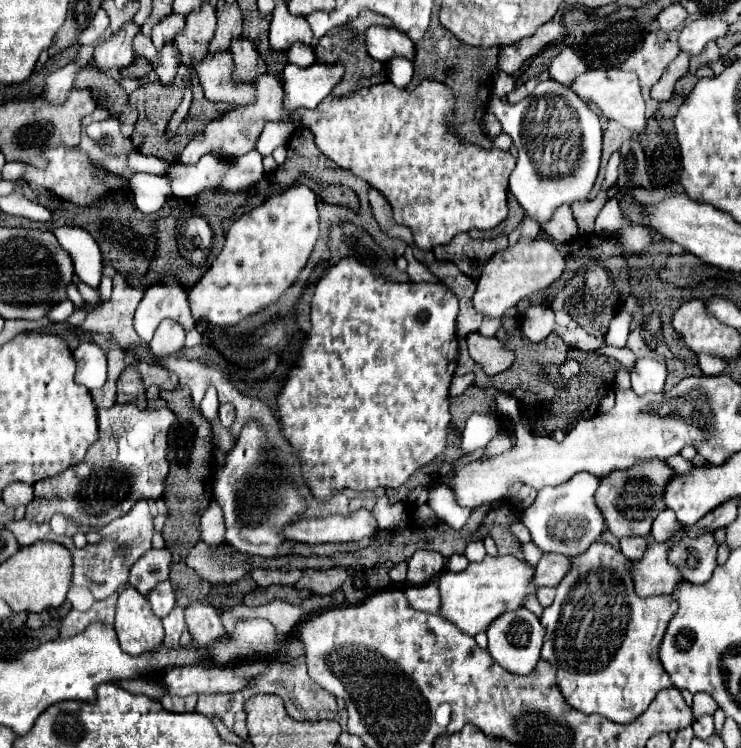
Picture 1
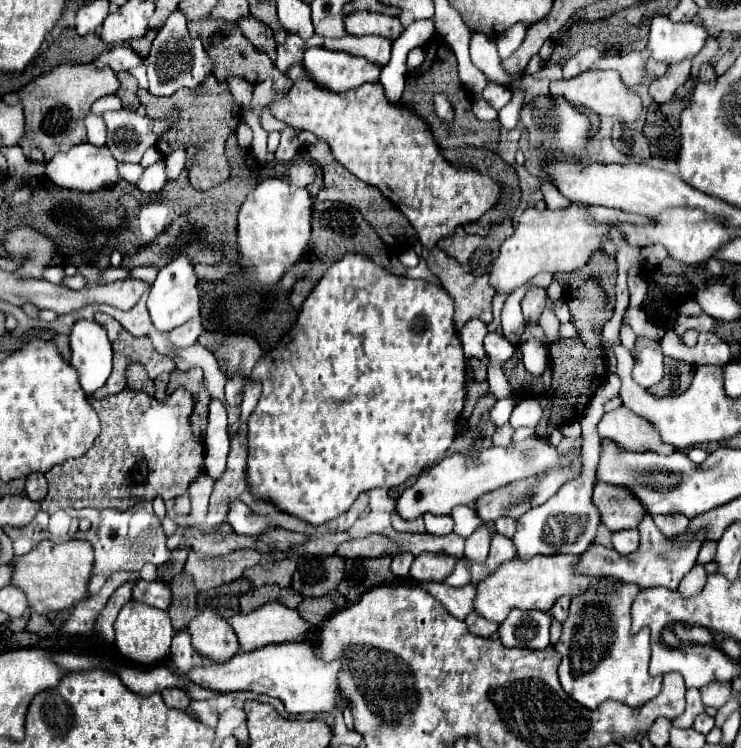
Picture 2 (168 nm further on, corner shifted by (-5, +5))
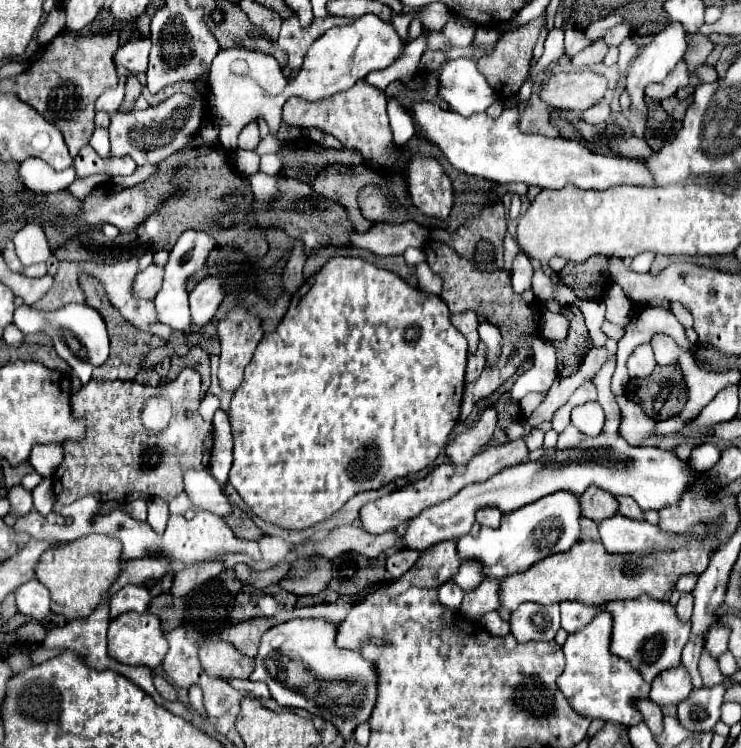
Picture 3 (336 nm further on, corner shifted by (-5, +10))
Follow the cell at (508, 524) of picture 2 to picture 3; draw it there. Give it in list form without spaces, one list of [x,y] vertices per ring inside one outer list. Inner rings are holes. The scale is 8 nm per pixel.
[[[489,506],[489,508],[481,508],[481,510],[477,510],[475,520],[477,520],[481,526],[497,528],[497,526],[499,526],[499,520],[501,520],[501,512],[499,512],[497,508],[493,508],[493,506]]]

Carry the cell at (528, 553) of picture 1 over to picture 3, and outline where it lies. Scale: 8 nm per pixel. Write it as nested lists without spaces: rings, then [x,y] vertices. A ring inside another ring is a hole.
[[[467,560],[467,562],[461,564],[459,572],[451,578],[451,582],[455,582],[463,592],[469,592],[469,590],[477,588],[477,584],[479,584],[483,578],[485,578],[485,576],[483,576],[483,572],[481,572],[481,566],[479,566],[477,562]]]

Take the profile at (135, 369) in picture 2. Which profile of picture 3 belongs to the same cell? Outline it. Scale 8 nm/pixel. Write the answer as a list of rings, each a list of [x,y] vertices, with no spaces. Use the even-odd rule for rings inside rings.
[[[141,370],[137,376],[135,376],[137,382],[143,382],[143,384],[151,384],[151,386],[157,386],[161,382],[159,374],[155,370]]]

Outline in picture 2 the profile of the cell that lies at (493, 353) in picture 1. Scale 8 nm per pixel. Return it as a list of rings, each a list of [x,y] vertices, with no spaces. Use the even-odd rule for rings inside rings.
[[[471,319],[463,329],[459,329],[461,345],[465,357],[475,357],[475,359],[485,359],[487,351],[483,347],[483,339],[487,335],[487,325],[481,323],[479,319]]]

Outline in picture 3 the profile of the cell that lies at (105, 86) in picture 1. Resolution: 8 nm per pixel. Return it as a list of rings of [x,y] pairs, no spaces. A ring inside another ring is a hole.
[[[129,76],[129,78],[127,78],[127,84],[125,84],[125,100],[123,100],[123,104],[119,106],[119,110],[121,110],[121,112],[133,110],[133,104],[135,104],[135,100],[139,98],[139,94],[141,94],[141,84],[139,84],[139,80],[137,80],[135,76]]]

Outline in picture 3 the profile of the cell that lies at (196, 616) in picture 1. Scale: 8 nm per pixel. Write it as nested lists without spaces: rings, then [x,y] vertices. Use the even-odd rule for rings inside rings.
[[[223,640],[203,642],[199,658],[203,670],[215,678],[249,678],[249,672],[253,672],[253,658],[239,654],[229,642]]]

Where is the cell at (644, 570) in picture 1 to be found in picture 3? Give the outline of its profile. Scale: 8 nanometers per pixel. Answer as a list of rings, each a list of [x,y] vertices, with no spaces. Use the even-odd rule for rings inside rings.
[[[617,496],[617,502],[619,502],[619,514],[623,514],[627,518],[643,520],[643,510],[637,506],[637,502],[633,502],[633,498],[629,498],[629,496]]]

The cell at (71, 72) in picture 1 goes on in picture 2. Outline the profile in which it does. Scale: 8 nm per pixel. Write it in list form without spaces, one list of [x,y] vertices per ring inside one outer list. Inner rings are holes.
[[[119,45],[119,47],[113,47],[109,51],[103,51],[101,55],[97,55],[95,59],[91,59],[91,65],[97,67],[97,69],[103,69],[103,67],[111,67],[115,73],[117,71],[127,71],[127,69],[133,69],[137,67],[141,61],[141,57],[127,45]]]

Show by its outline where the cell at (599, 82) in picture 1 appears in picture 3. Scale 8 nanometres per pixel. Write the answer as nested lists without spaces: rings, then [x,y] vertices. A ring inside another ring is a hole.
[[[559,72],[541,82],[541,100],[549,108],[581,112],[603,100],[607,80],[595,72]]]

